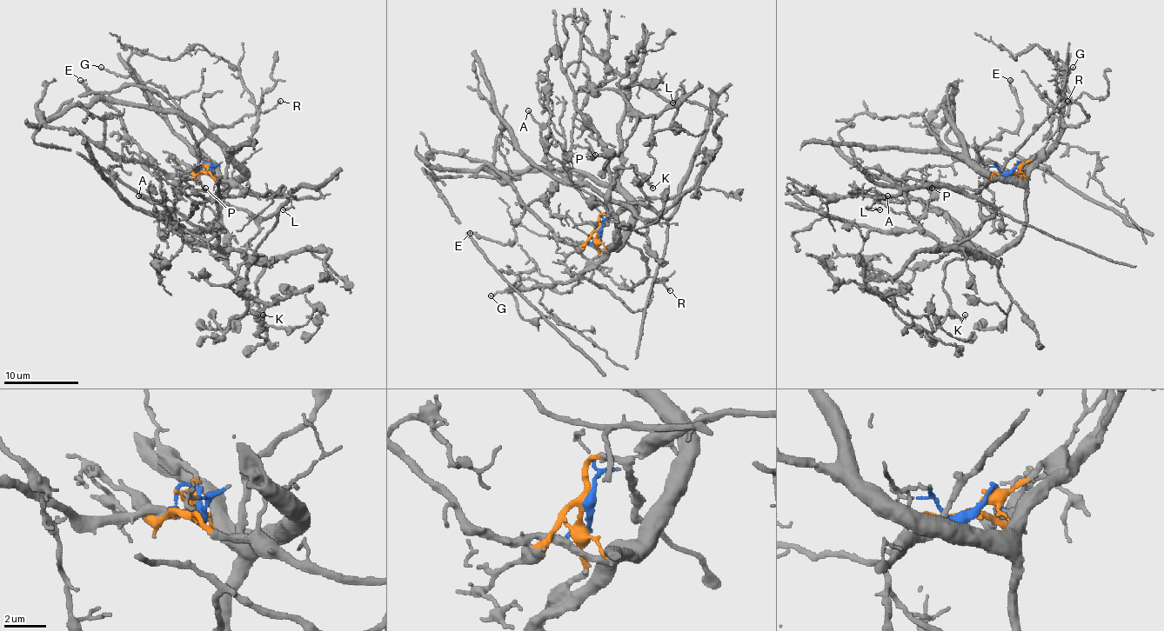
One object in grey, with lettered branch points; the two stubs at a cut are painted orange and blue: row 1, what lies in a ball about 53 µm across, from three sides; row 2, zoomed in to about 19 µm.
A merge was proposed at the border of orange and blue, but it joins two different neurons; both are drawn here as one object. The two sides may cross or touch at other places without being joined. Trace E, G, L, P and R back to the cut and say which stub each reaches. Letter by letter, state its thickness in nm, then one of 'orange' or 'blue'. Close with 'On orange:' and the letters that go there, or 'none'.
E: 280 nm | orange
G: 160 nm | orange
L: 160 nm | orange
P: 110 nm | orange
R: 140 nm | orange
On orange: E, G, L, P, R

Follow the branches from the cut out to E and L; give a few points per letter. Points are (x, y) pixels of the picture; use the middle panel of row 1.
E: (597, 233), (603, 214), (678, 201), (668, 217), (610, 202), (603, 225), (533, 201), (509, 244), (470, 233)
L: (597, 233), (603, 214), (619, 214), (648, 199), (678, 193), (712, 113), (685, 99), (679, 90), (672, 103)

